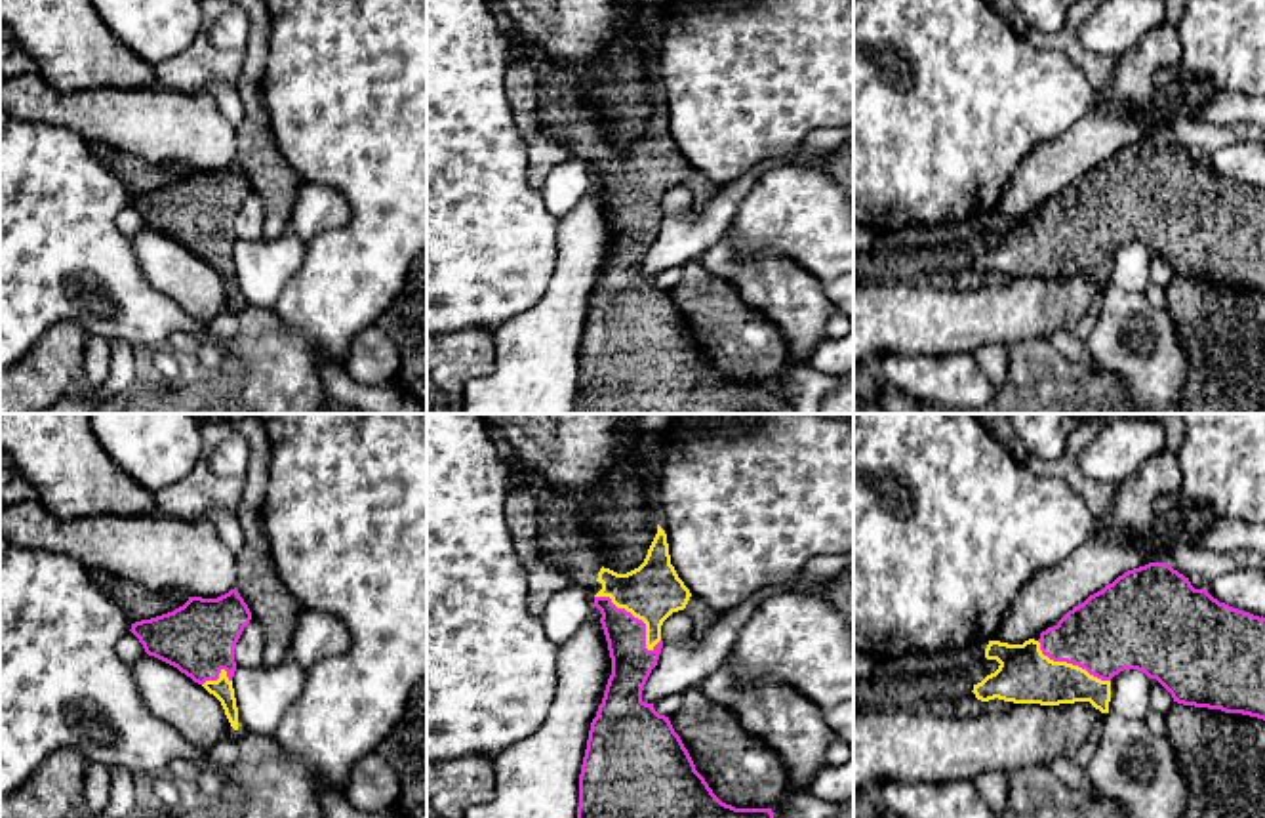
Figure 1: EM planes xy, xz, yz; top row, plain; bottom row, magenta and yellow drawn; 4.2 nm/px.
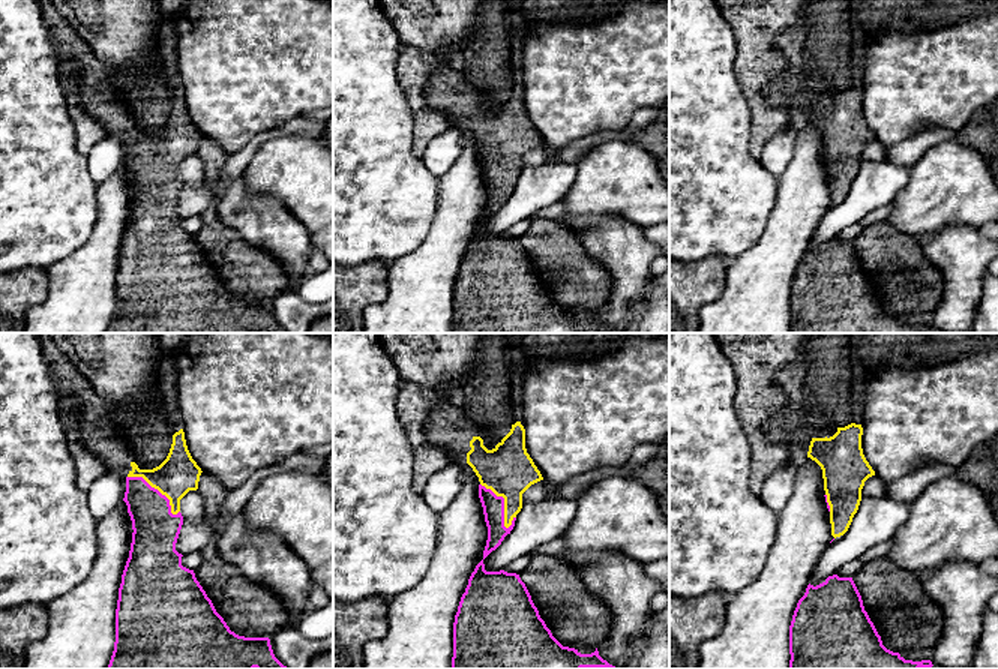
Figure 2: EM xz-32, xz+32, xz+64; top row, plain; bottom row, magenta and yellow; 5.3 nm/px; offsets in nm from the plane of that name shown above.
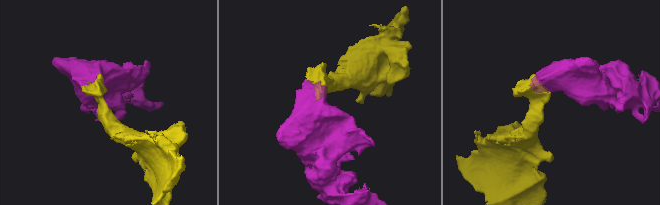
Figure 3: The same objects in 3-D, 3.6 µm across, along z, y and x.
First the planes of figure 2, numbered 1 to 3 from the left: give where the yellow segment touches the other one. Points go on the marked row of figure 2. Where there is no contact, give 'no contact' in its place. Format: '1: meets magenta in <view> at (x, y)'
1: meets magenta in xz-32 at (156, 489)
2: meets magenta in xz+32 at (503, 503)
3: meets magenta in xz+64 at (827, 503)

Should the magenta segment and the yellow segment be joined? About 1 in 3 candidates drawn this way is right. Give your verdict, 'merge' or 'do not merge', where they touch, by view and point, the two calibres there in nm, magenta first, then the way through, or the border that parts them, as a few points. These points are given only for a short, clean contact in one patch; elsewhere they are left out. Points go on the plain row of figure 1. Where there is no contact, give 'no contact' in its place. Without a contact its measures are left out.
merge | xz (633, 189) | 180/240 nm

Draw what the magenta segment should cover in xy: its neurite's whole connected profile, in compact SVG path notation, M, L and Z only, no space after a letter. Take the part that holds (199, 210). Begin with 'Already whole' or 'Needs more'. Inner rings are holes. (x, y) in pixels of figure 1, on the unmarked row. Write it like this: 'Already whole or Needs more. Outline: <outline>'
Needs more. Outline: M234 160L217 172L189 170L173 185L131 196L130 204L149 229L177 240L213 267L238 303L234 219L250 193L251 185Z

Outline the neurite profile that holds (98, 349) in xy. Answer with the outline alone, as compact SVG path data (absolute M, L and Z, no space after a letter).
M88 336L84 347L84 381L99 387L110 372L110 341L99 336Z

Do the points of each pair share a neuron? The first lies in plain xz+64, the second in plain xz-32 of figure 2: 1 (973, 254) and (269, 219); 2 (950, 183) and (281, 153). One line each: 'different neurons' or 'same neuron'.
1: same neuron
2: same neuron

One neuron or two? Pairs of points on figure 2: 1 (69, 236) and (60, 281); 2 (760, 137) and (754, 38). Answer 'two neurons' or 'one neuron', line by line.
1: two neurons
2: one neuron

